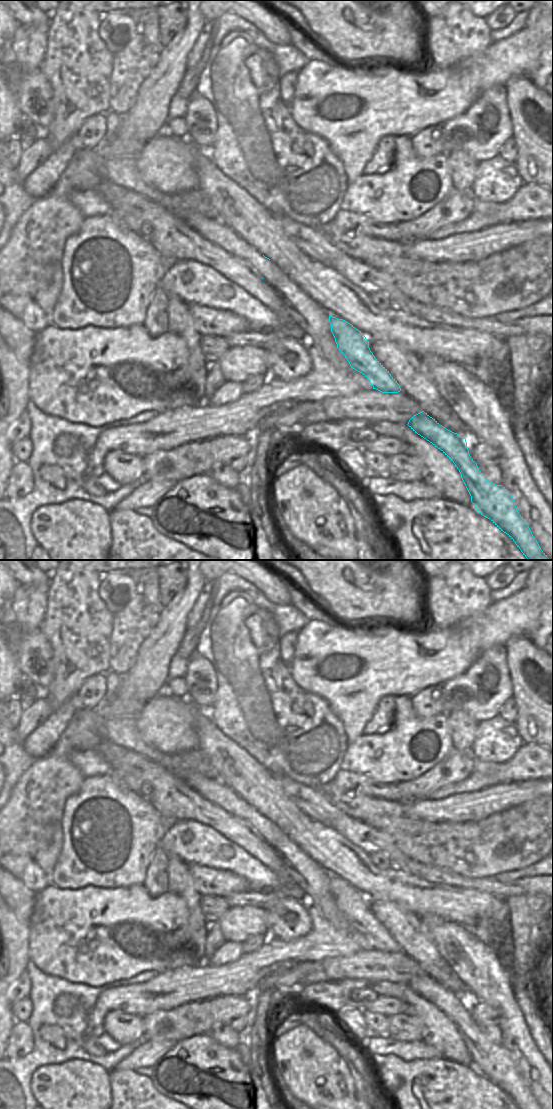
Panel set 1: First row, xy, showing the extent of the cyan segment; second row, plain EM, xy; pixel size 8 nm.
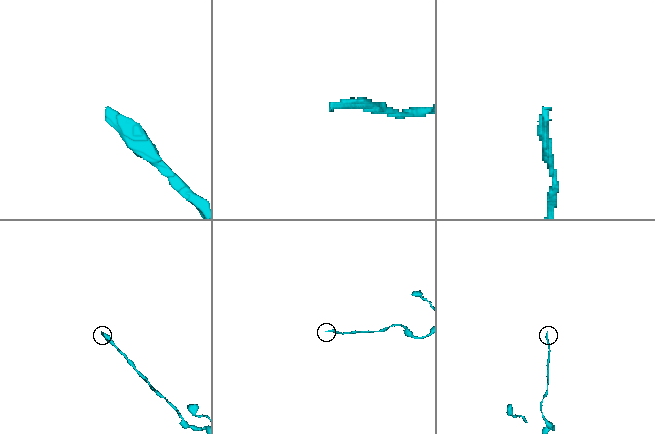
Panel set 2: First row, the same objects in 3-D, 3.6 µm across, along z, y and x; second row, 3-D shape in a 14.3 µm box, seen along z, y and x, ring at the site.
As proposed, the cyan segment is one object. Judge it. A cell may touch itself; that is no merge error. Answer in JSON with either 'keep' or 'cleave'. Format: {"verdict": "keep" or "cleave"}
{"verdict": "keep"}

